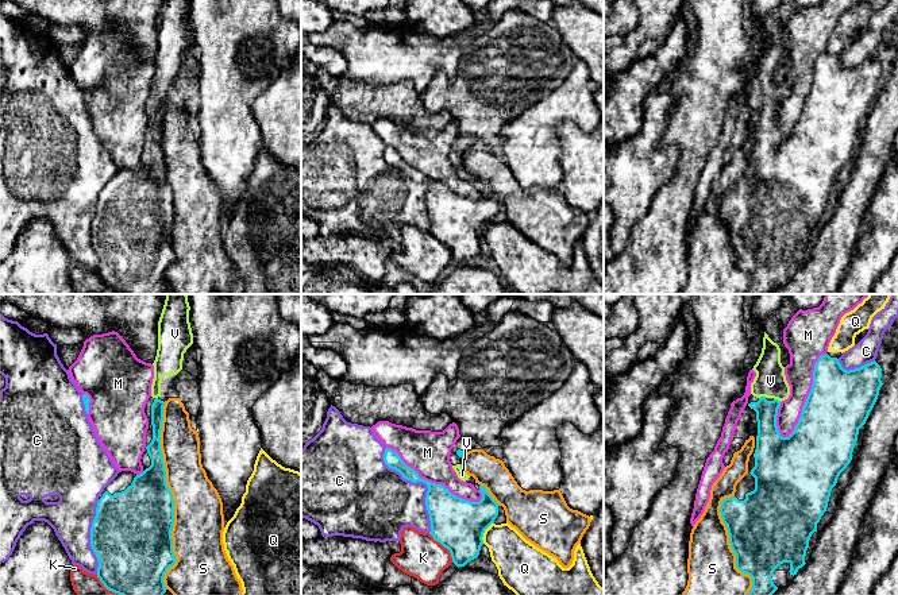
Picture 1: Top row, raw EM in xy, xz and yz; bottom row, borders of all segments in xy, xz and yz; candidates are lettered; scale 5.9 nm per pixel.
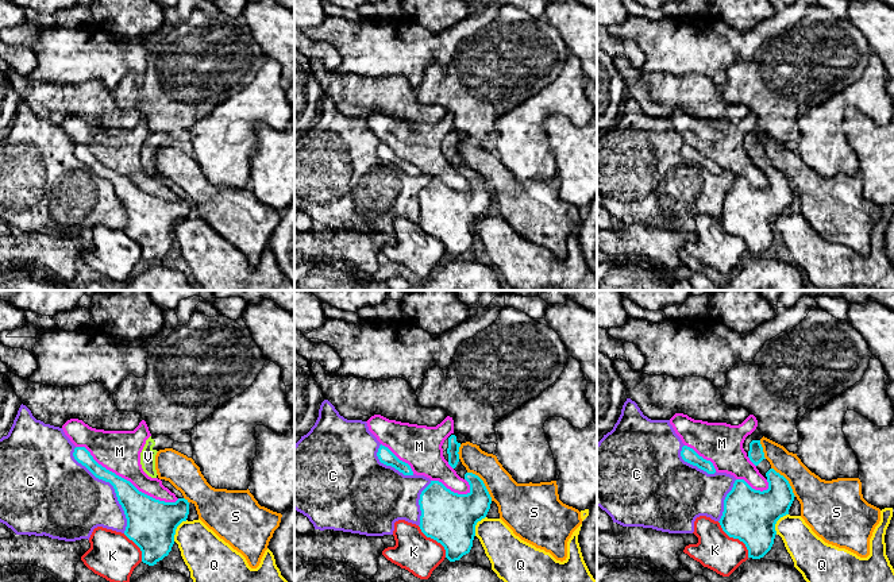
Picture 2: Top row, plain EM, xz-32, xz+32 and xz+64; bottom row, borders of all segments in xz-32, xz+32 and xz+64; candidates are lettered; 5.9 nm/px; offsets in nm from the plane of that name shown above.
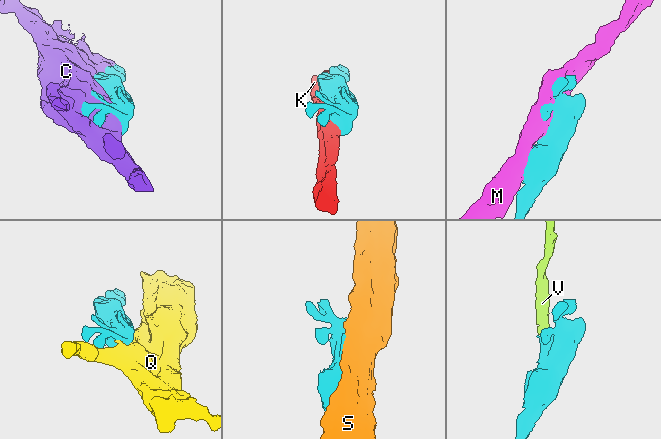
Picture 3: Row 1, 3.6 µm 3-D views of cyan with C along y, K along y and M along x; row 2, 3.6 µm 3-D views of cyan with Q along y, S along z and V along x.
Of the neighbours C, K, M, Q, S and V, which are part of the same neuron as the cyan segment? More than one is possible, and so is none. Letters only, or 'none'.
V

